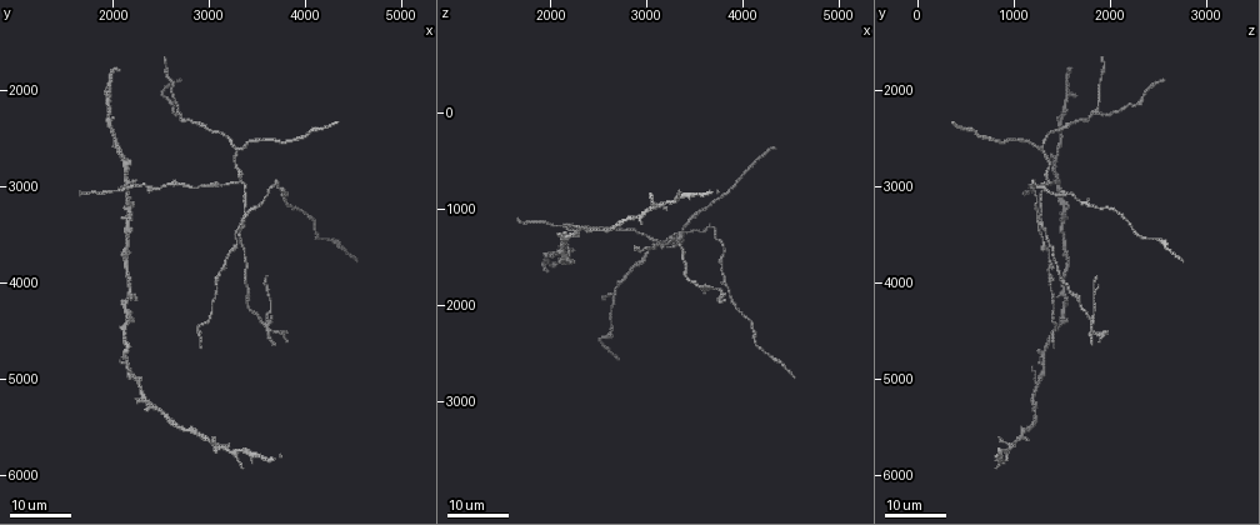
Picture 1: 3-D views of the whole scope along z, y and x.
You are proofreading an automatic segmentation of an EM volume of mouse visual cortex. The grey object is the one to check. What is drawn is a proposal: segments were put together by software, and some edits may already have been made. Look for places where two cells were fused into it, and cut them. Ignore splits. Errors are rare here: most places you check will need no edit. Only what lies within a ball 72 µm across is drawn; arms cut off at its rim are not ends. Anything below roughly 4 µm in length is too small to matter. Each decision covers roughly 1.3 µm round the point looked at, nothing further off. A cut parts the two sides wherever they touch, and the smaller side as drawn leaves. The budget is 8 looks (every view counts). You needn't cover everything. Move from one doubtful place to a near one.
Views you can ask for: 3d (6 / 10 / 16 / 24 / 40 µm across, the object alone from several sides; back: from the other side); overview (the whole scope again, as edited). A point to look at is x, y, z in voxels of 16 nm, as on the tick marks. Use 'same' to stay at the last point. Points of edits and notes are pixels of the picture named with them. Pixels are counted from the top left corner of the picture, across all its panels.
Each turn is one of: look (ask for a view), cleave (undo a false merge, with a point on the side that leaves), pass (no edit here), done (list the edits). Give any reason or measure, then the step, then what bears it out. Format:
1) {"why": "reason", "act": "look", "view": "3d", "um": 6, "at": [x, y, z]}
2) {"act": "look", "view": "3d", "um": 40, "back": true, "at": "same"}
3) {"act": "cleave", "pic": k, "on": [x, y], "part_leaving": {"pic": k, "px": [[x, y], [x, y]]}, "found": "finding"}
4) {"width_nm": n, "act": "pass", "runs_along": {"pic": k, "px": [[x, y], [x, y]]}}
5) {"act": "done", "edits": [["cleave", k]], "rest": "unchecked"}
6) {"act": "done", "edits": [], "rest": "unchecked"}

{"why": "three-way junction", "act": "look", "view": "3d", "um": 24, "at": [2680, 2200, 1860]}

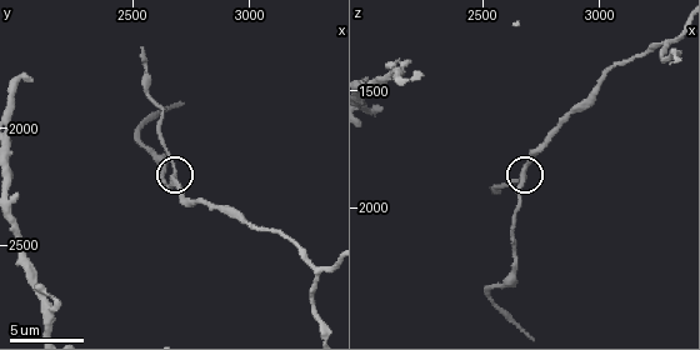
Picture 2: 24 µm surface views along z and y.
{"act": "look", "view": "3d", "um": 10, "at": [2680, 2220, 1880]}

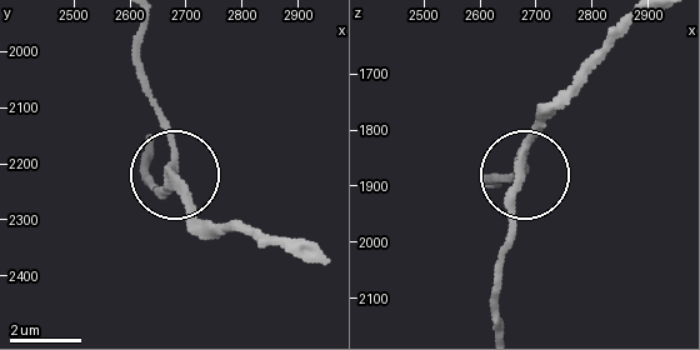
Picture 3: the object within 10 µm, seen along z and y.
{"arms": 3, "act": "pass", "runs_along": {"pic": 3, "px": [[633, 21], [535, 138], [525, 174], [499, 174]]}, "found": "one cell here"}

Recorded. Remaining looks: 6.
{"why": "three arms meet", "act": "look", "view": "3d", "um": 24, "at": [3340, 2960, 1340]}

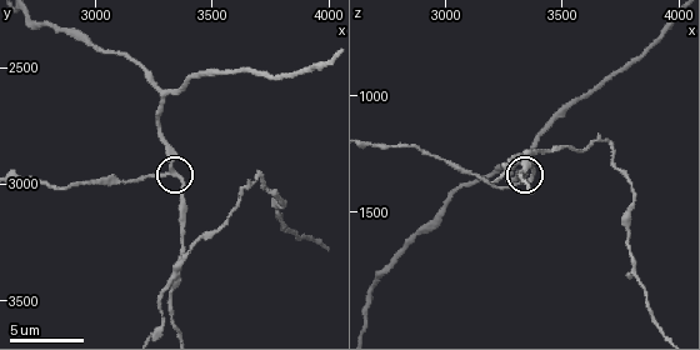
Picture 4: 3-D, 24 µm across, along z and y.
{"act": "look", "view": "3d", "um": 10, "at": "same"}

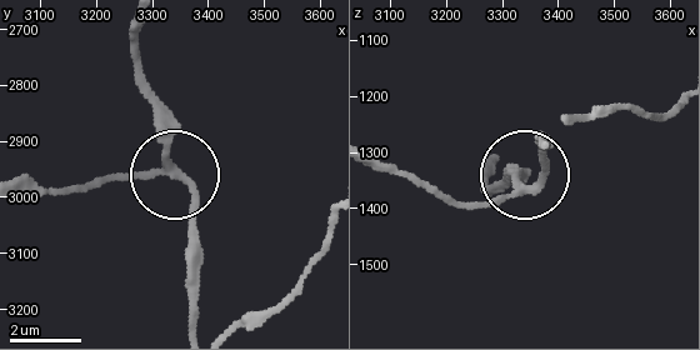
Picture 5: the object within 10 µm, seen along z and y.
{"arms": 3, "act": "pass", "found": "all the same cell"}

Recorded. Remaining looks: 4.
{"act": "look", "view": "3d", "um": 24, "at": [2120, 2980, 1460]}

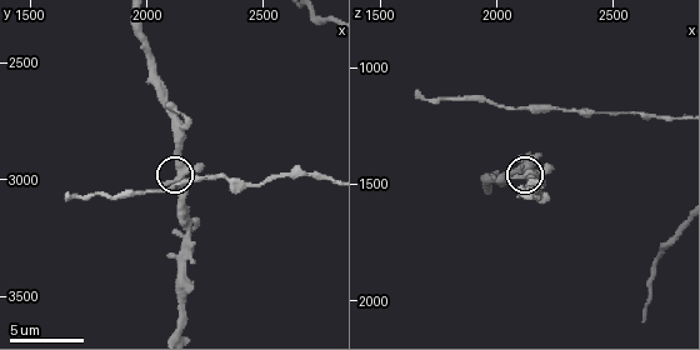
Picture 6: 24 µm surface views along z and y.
{"act": "look", "view": "3d", "um": 10, "at": "same"}

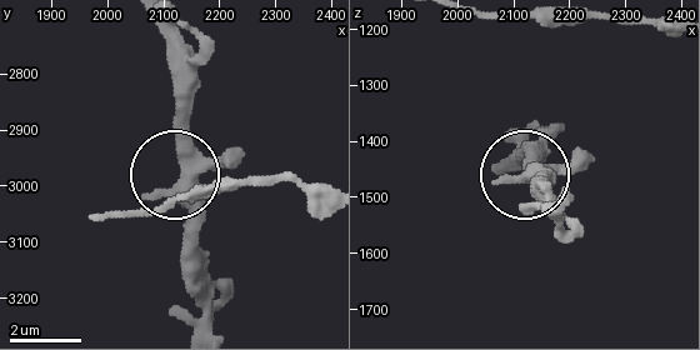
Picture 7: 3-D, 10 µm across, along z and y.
{"act": "pass", "found": "continuous, no second cell"}

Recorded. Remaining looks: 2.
{"why": "four or more arms meet", "act": "look", "view": "3d", "um": 16, "at": [3620, 4480, 1820]}

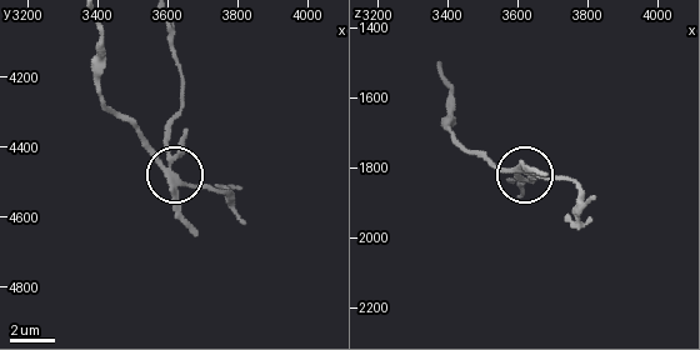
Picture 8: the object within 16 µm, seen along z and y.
{"why": "zoom in", "act": "look", "view": "3d", "um": 10, "at": [3610, 4470, 1810]}

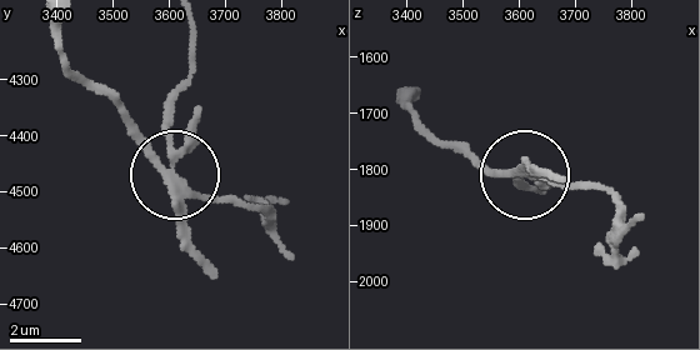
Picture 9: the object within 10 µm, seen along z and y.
{"arms": 5, "act": "cleave", "pic": 9, "on": [190, 130], "part_leaving": {"pic": 9, "px": [[184, 183], [175, 96], [193, 60], [193, 24]]}, "found": "two cells meet here"}

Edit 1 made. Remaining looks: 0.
{"act": "done", "edits": [["cleave", 9]], "rest": "unchecked"}

